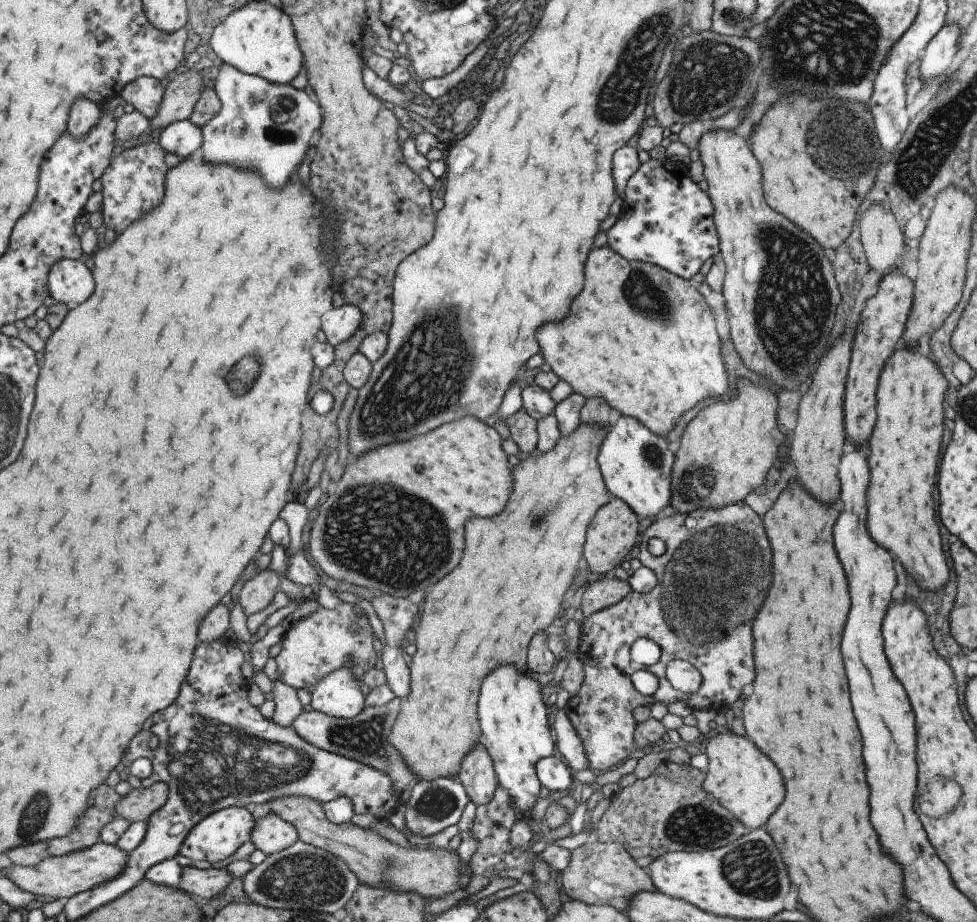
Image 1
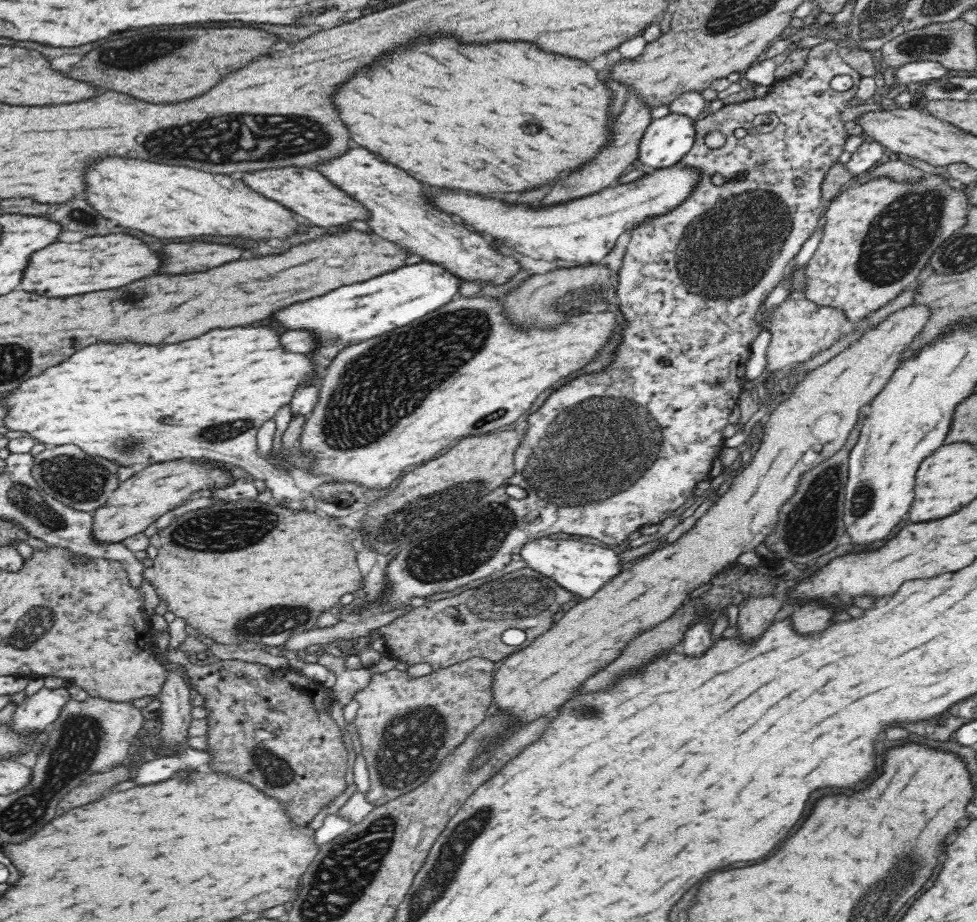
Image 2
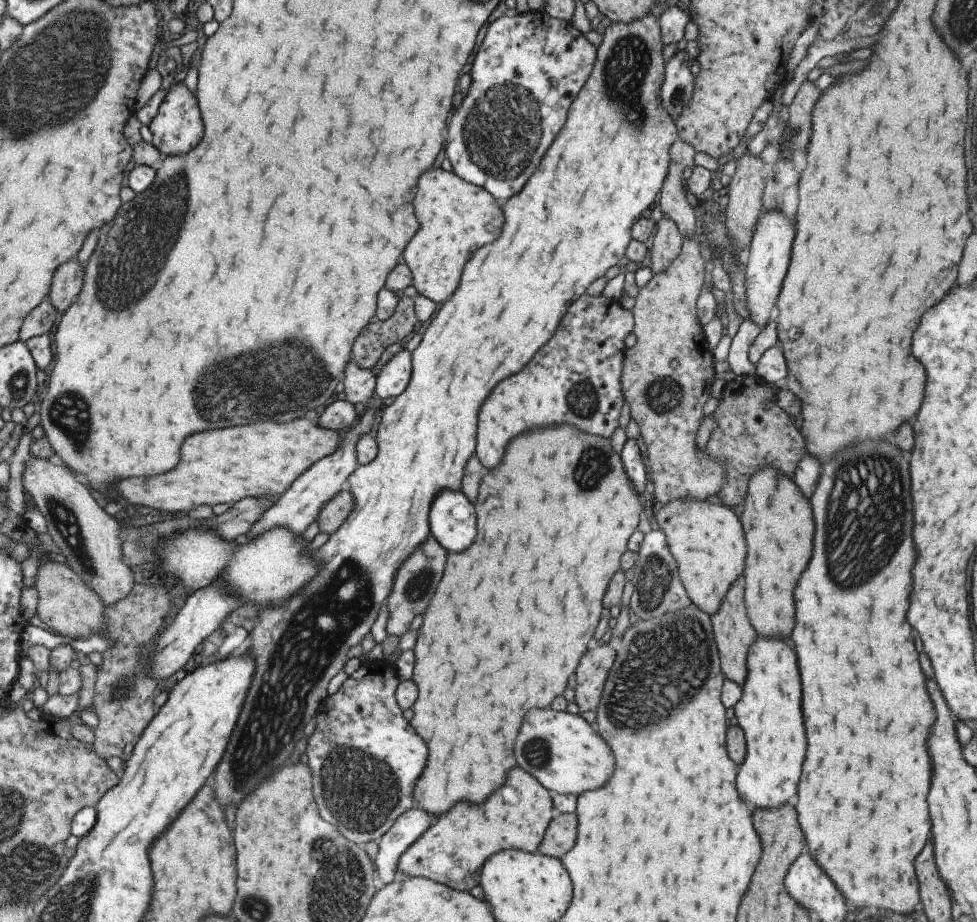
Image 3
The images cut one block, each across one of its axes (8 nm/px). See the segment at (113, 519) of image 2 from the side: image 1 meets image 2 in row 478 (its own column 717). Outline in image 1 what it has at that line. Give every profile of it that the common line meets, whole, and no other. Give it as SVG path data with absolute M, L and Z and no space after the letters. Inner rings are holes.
M710 129L701 135L695 148L714 210L719 258L726 266L721 294L728 310L730 341L740 360L753 372L770 378L777 387L804 390L828 345L834 310L840 300L833 267L815 239L767 206L762 193L760 164L743 137L731 129Z

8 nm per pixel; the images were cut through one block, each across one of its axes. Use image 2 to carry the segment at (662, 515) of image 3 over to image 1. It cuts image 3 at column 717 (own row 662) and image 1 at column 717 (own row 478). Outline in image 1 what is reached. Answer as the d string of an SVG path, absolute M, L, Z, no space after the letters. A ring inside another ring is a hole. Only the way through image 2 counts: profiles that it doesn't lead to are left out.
M727 732L713 736L709 740L704 754L708 759L708 765L702 782L702 789L716 798L721 806L724 806L731 816L735 817L747 830L761 826L773 814L773 810L781 804L783 794L785 794L783 792L783 780L781 780L781 774L775 768L775 764L771 764L771 760L767 760L767 756L763 756L763 752L759 752L747 738L731 736Z

